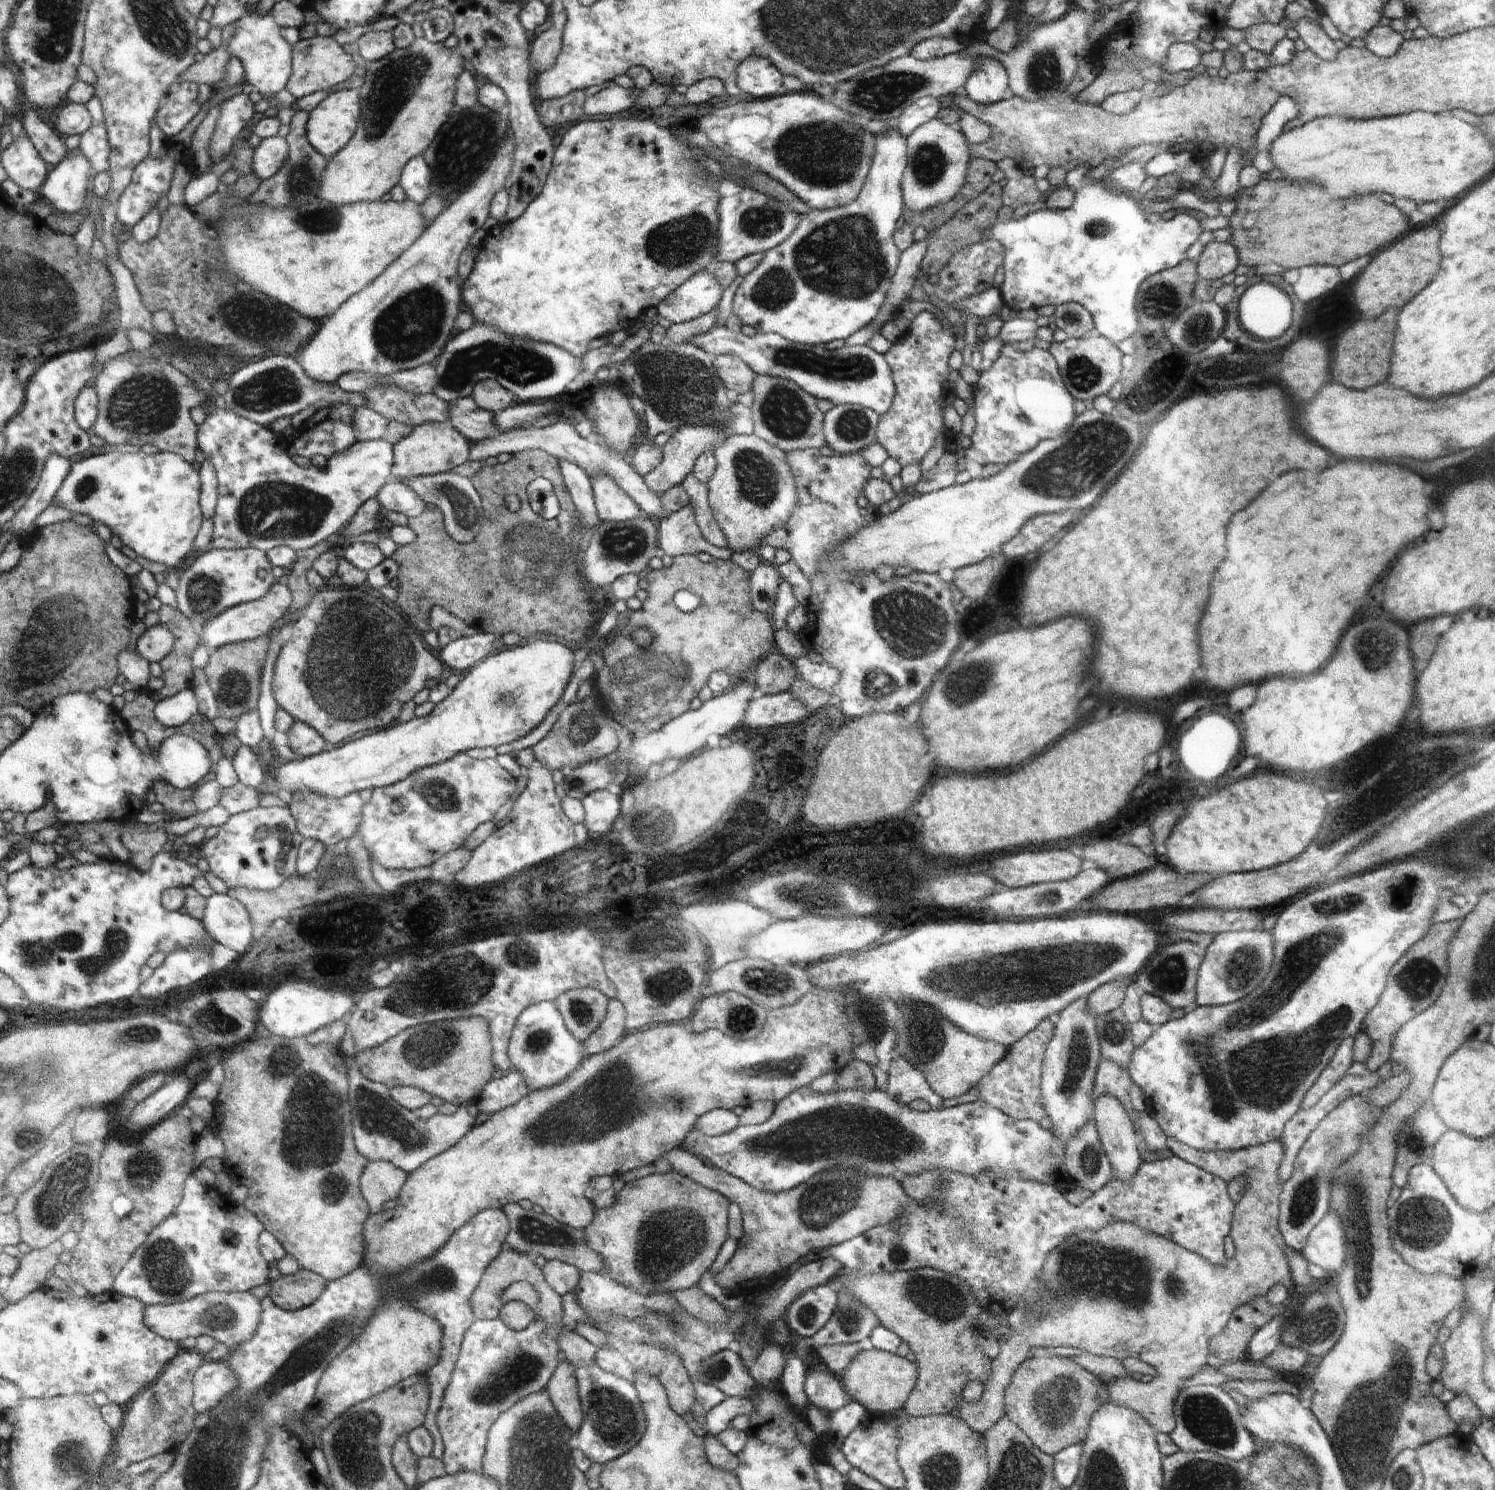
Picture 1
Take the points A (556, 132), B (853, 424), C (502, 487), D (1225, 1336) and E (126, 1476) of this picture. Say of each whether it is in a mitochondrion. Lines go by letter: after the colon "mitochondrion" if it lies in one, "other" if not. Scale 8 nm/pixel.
A: other
B: mitochondrion
C: other
D: mitochondrion
E: other

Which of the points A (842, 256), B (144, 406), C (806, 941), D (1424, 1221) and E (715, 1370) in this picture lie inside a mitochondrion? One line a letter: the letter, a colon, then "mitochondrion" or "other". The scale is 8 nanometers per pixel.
A: mitochondrion
B: mitochondrion
C: other
D: mitochondrion
E: mitochondrion

